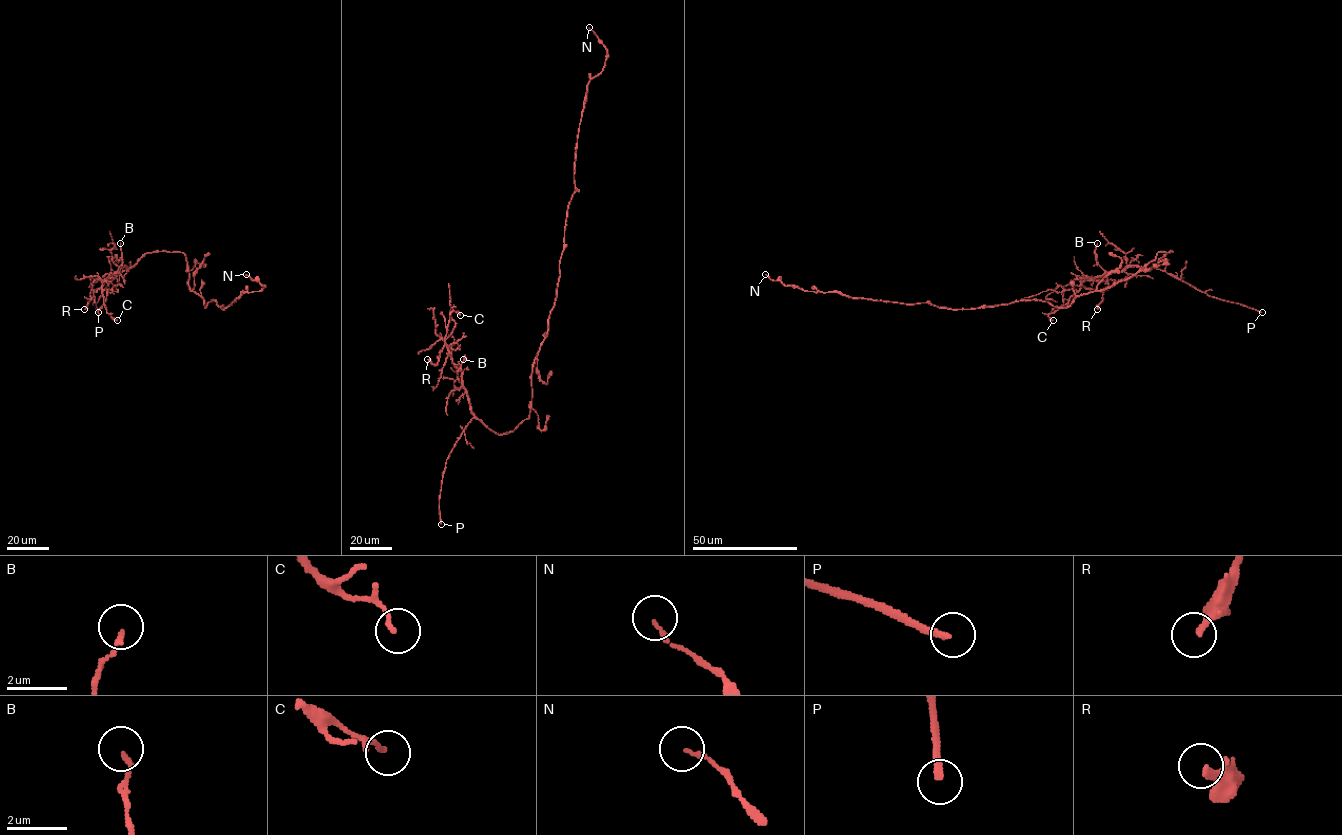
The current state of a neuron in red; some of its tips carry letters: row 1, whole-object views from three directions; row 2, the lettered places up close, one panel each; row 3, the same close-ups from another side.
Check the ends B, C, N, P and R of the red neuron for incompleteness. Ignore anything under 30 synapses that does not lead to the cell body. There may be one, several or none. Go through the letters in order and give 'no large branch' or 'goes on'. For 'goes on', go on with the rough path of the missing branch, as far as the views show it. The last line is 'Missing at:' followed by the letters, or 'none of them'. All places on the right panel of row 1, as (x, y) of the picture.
B: no large branch
C: no large branch
N: no large branch
P: goes on
R: no large branch
Missing at: P

